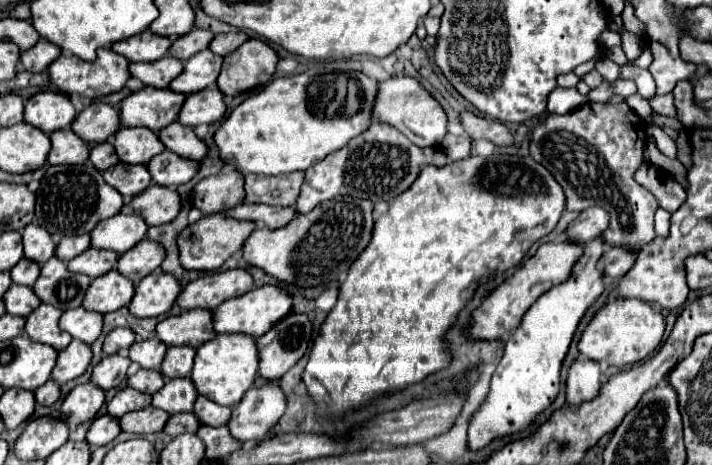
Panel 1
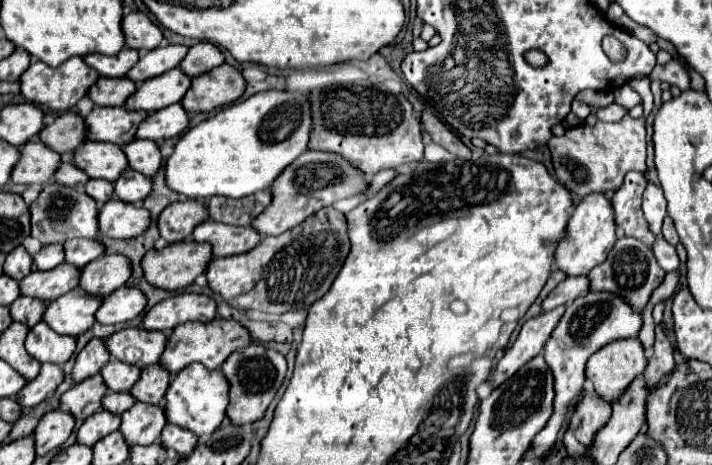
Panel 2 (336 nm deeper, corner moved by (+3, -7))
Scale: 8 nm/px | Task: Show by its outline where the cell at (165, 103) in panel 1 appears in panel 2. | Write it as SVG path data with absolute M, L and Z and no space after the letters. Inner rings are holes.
M95 106L85 116L87 140L93 142L111 142L125 146L135 138L139 122L145 118L145 112L131 112L127 108L99 108Z

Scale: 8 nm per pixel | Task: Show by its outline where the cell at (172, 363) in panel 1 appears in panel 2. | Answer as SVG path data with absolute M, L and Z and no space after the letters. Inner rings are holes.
M159 364L147 366L141 372L141 378L131 388L131 396L137 402L145 404L161 404L161 398L165 396L165 390L169 386L169 372L163 370Z

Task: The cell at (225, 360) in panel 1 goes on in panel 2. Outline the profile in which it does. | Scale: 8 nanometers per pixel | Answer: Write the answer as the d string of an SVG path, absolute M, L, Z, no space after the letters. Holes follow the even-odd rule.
M191 364L173 376L165 400L163 410L169 424L185 428L195 436L213 434L225 418L225 408L229 404L229 382L221 374L221 370L207 370L201 364Z

